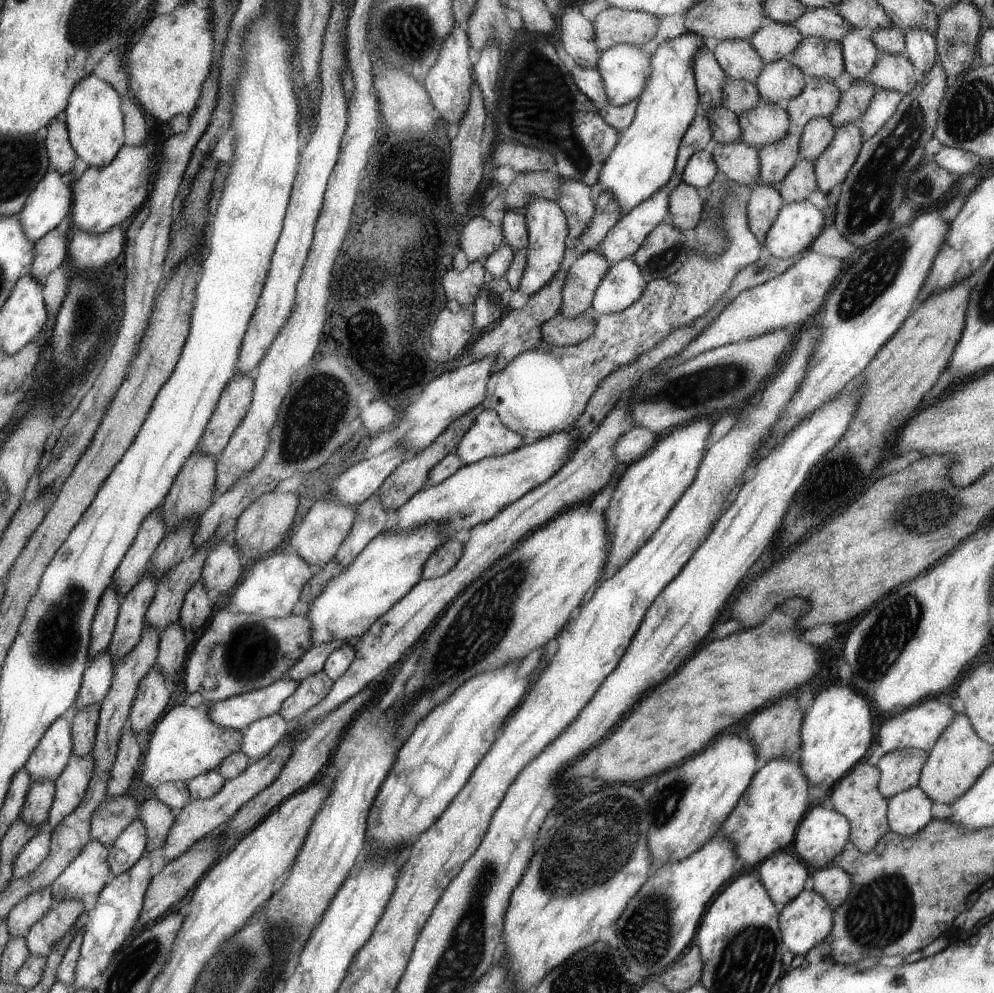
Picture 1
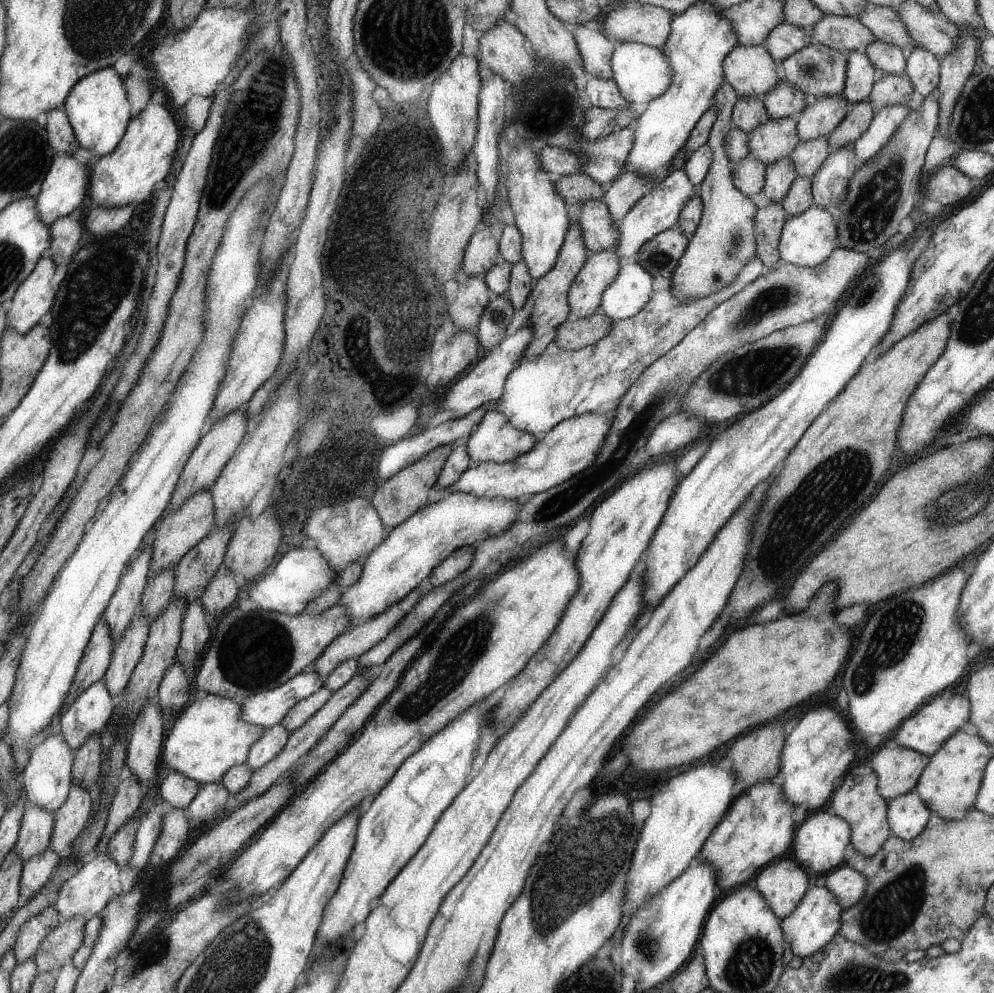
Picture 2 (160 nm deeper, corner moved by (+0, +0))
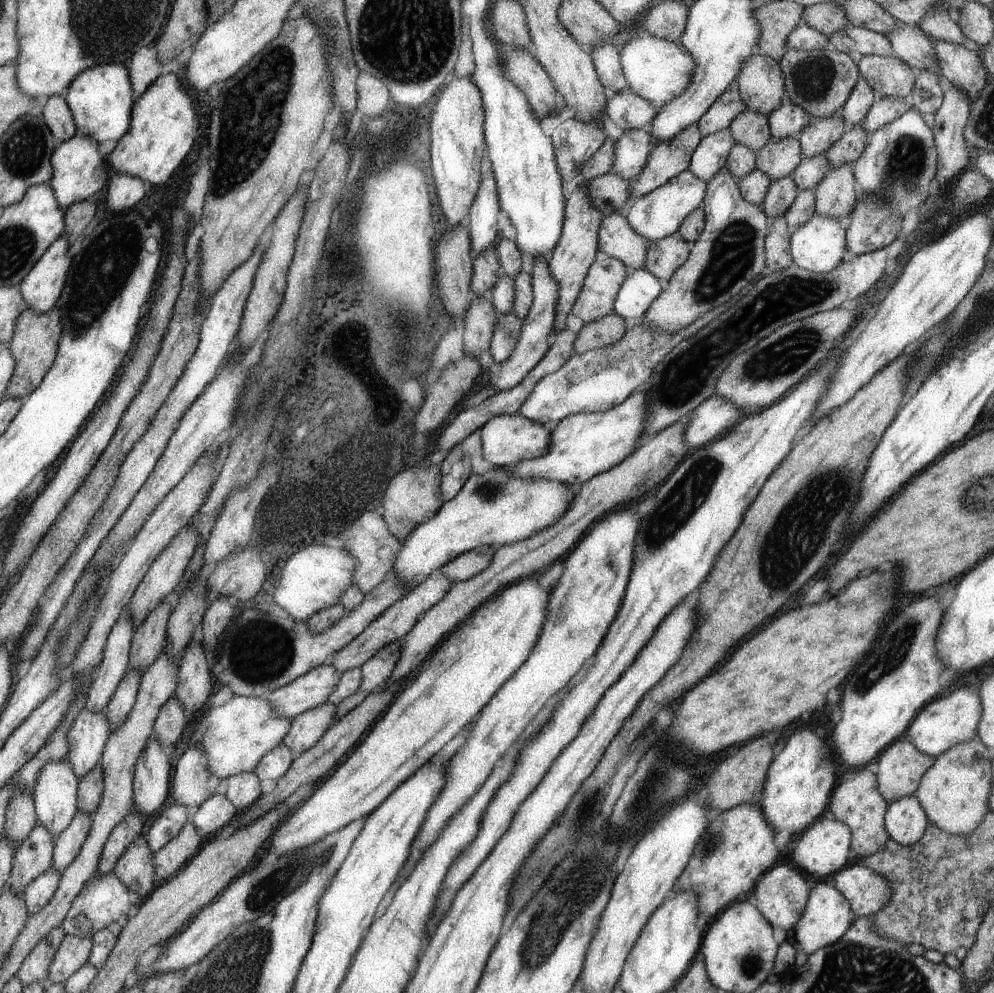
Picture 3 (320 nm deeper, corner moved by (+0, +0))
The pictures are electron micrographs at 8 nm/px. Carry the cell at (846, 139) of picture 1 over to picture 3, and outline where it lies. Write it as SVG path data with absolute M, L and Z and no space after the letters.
M850 163L831 168L813 190L815 212L836 219L850 215L860 200L856 190L857 184Z

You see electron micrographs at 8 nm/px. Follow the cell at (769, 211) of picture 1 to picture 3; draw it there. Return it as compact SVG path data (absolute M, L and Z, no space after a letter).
M783 216L773 219L767 234L767 265L770 272L785 269L794 263L789 249L791 233Z

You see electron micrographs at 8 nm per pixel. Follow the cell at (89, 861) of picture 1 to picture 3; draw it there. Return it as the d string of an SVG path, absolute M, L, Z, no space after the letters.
M112 872L100 876L94 875L83 891L76 896L71 910L63 920L61 928L66 935L81 939L91 939L99 930L114 924L122 914L127 914L132 903L136 901L126 885Z

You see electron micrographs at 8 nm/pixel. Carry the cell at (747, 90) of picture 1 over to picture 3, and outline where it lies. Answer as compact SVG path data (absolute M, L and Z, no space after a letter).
M744 109L729 126L729 131L736 143L746 145L758 154L773 138L770 121L762 113Z

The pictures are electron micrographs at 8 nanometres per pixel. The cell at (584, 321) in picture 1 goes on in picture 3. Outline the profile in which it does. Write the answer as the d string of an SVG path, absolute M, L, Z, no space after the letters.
M616 312L586 323L578 332L575 340L575 352L582 354L597 348L614 346L627 333L628 324Z

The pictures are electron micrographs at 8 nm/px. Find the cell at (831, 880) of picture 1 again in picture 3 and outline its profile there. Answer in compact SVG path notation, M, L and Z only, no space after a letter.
M852 864L841 868L830 882L850 901L855 918L874 916L893 893L889 880L867 865Z

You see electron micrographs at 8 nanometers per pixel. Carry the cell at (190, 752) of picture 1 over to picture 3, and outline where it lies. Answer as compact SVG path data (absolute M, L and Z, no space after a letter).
M236 695L223 706L204 710L194 718L197 722L194 724L195 731L191 736L191 742L196 743L209 756L209 768L214 776L222 779L240 773L252 773L267 752L283 743L288 731L291 730L291 720L276 712L275 705L269 703L268 699Z

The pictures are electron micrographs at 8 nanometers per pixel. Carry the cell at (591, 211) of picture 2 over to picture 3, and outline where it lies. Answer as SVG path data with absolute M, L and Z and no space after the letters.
M612 213L603 218L599 228L599 250L623 261L629 270L644 268L649 244L648 239L630 226L624 213Z

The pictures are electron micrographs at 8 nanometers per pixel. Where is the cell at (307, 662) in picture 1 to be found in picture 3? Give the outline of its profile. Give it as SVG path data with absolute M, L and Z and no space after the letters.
M440 572L430 575L427 579L418 583L412 590L408 591L399 601L389 606L362 634L359 634L346 647L339 650L329 663L336 667L341 673L354 667L361 667L367 660L370 660L384 646L402 639L414 628L415 622L422 618L422 615L449 591L449 588L456 583L446 578Z

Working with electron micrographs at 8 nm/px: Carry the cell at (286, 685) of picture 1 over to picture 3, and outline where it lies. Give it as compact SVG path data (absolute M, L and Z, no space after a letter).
M330 663L320 665L290 684L277 688L267 699L275 705L276 712L293 719L328 702L328 697L336 690L342 675Z

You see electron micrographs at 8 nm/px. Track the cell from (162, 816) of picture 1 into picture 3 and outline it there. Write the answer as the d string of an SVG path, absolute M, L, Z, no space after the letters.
M189 811L189 817L178 836L175 836L168 844L154 853L154 864L156 878L159 882L172 878L182 866L186 866L188 858L198 853L202 844L202 838L198 836L198 830L192 822L193 811Z

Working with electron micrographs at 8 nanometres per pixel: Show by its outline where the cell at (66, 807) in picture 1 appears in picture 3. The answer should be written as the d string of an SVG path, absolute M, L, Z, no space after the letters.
M78 811L72 822L55 838L54 862L52 868L63 874L79 855L90 834L92 821L90 815Z

